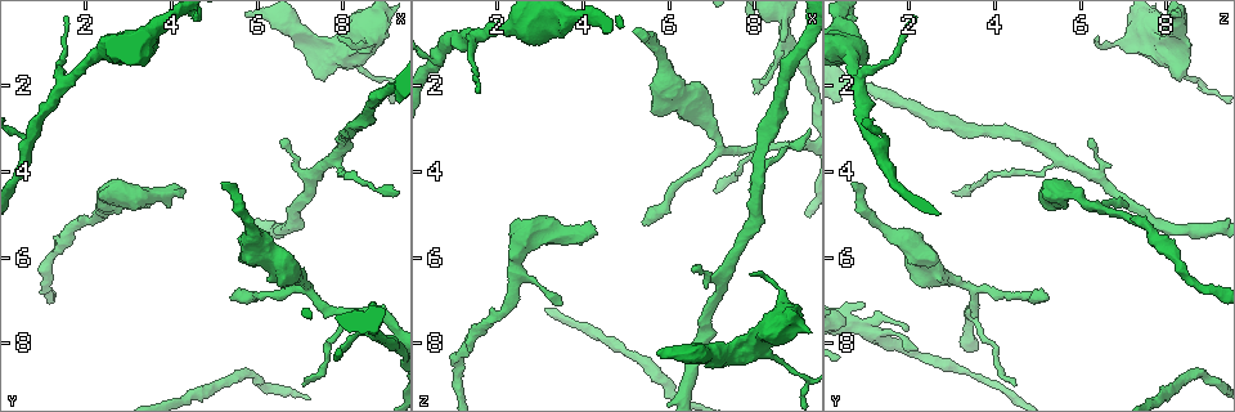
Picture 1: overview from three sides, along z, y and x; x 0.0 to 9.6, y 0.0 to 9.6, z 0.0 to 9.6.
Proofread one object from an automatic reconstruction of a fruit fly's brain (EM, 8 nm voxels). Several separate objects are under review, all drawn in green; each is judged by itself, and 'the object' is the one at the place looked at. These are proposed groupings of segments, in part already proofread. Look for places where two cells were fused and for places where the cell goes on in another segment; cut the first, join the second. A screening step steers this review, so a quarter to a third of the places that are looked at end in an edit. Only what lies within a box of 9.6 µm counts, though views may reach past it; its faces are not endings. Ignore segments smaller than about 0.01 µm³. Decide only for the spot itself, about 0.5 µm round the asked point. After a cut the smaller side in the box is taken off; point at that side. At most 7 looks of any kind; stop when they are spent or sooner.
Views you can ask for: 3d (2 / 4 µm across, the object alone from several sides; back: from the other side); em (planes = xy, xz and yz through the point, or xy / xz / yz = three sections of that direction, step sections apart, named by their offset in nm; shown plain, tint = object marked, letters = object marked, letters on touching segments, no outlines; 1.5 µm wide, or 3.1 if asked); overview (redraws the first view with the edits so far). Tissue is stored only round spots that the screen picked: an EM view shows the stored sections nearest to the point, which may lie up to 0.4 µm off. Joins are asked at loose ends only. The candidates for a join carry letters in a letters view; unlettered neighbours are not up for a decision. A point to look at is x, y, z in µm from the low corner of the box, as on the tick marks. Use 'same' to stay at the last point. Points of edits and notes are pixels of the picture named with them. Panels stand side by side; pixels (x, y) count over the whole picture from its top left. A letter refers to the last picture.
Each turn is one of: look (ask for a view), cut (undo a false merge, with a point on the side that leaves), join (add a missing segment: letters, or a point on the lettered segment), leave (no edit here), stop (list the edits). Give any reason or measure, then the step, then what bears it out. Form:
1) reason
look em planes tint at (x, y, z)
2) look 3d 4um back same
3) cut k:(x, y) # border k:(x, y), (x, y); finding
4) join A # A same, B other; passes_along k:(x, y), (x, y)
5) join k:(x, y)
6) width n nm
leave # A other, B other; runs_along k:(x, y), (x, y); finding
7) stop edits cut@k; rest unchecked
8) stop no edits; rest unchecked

three arms meet
look em planes tint at (7.95, 7.30, 3.50)

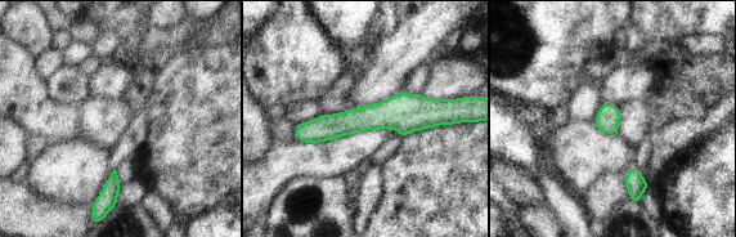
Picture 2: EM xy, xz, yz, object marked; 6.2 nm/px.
what lies round it
look em planes letters same

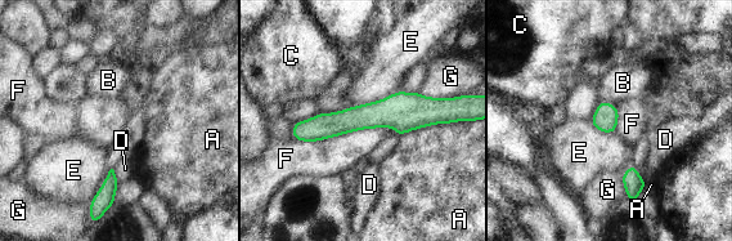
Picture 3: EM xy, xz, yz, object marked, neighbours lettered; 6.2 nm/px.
leave # A other, B other, C other, D other, E other, F other, G other; runs_along 3:(440, 116), (371, 115), (296, 134); one cell here

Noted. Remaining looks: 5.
branch stops here
look 3d 4um at (8.65, 7.05, 1.00)

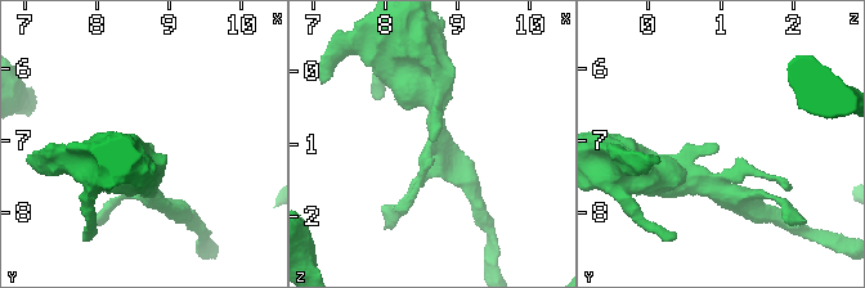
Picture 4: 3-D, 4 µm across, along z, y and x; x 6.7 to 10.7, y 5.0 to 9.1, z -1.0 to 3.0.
now the EM
look em planes letters at (8.65, 7.05, 1.00)

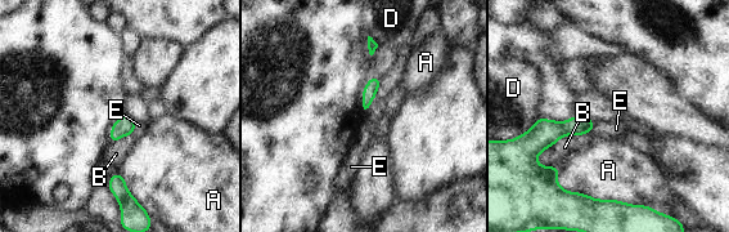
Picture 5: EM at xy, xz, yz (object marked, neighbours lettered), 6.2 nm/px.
leave # A other, B other, D other, E other; border 5:(136, 123), (133, 132); none of them fits

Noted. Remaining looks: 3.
free end
look em yz step 4 letters at (4.35, 4.55, 5.35)

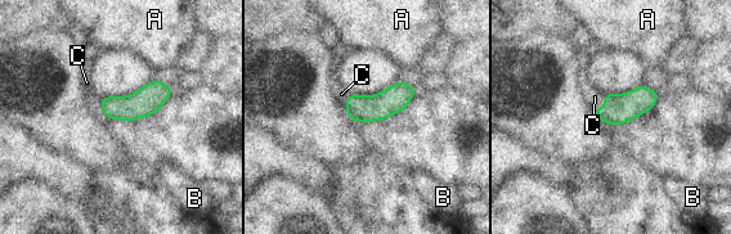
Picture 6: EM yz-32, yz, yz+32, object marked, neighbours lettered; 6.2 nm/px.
join C # A other, B other, C same; passes_along 6:(622, 108), (606, 106), (595, 97); the cell continues

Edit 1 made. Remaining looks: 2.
stop edits join@6; rest unchecked

